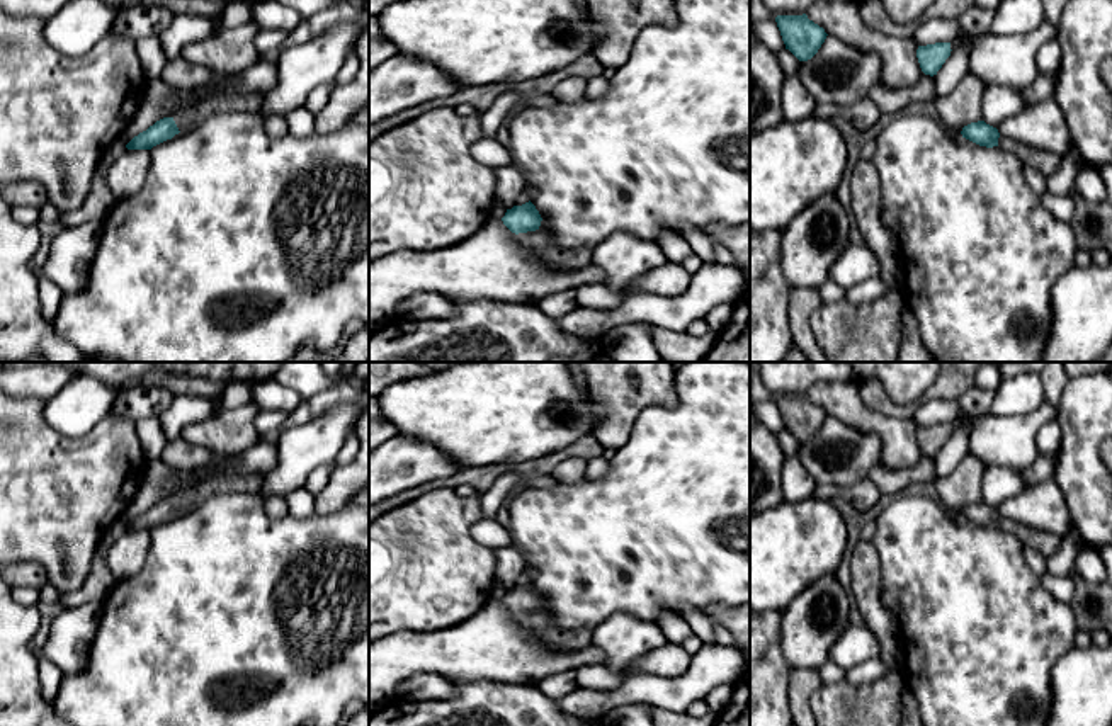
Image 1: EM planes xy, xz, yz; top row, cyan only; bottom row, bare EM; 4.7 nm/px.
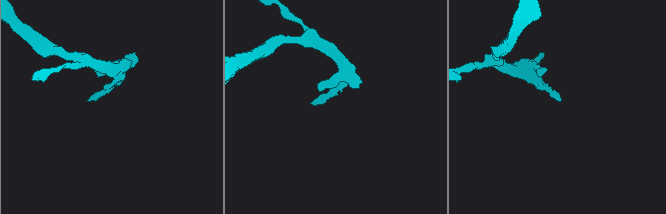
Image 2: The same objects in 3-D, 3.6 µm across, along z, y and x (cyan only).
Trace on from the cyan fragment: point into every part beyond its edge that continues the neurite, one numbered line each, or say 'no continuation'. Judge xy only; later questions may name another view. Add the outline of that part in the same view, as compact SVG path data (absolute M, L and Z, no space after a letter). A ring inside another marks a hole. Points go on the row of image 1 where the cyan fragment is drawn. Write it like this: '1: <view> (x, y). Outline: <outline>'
1: xy (192, 116). Outline: M230 92L216 94L211 99L182 109L173 114L173 121L179 131L199 126L209 116L226 114L226 112L258 112L262 105L264 94L260 92Z

